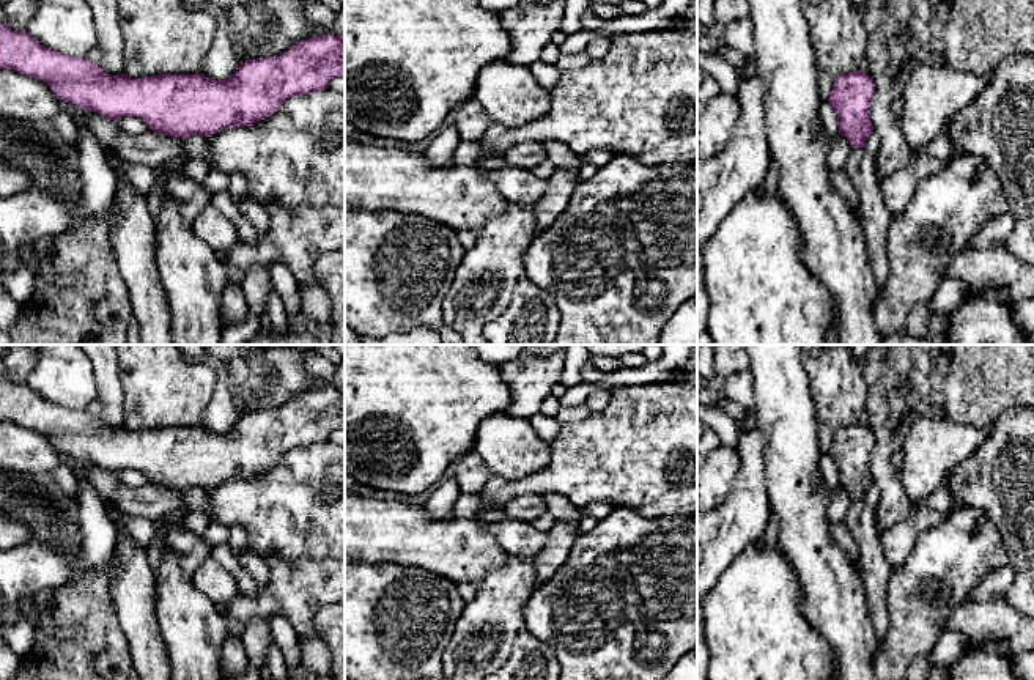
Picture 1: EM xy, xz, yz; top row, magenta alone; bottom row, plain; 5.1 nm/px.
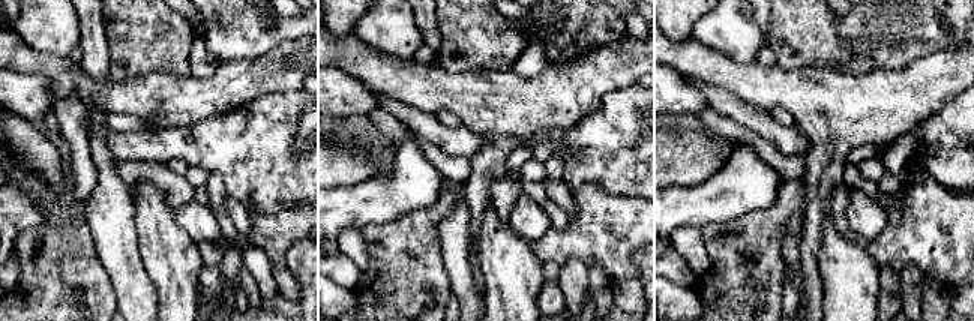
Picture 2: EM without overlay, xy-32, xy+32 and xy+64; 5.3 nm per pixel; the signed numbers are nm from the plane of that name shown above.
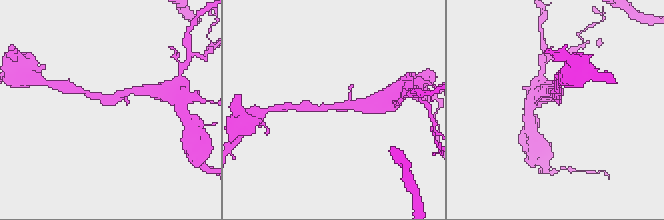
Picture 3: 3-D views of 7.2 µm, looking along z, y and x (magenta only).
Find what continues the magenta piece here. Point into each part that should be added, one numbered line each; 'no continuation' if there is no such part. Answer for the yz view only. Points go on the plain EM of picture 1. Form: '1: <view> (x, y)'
1: yz (874, 570)

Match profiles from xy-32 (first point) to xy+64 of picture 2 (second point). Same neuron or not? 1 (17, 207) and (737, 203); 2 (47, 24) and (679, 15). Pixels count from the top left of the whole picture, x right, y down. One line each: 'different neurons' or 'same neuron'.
1: same neuron
2: different neurons

